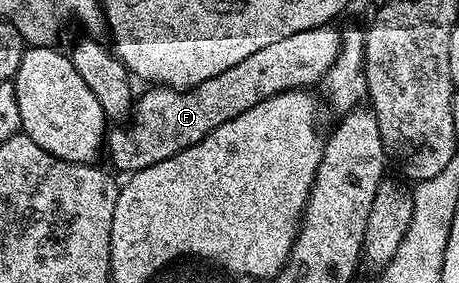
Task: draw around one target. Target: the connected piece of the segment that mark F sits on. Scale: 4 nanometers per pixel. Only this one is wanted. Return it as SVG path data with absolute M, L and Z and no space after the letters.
M336 24L311 27L307 31L298 31L296 35L287 35L287 39L279 39L279 43L270 43L255 51L255 55L247 55L243 63L235 63L235 67L227 67L227 71L219 71L211 79L203 79L193 89L166 89L149 87L145 94L136 98L131 116L127 123L120 127L110 128L107 133L107 157L113 160L114 170L122 169L125 175L137 173L143 167L151 167L195 143L199 143L215 127L223 127L227 119L235 119L235 115L243 115L243 111L251 111L255 103L263 103L263 99L271 99L271 95L279 95L292 89L309 89L313 84L324 82L327 71L335 63L341 50L341 29Z

